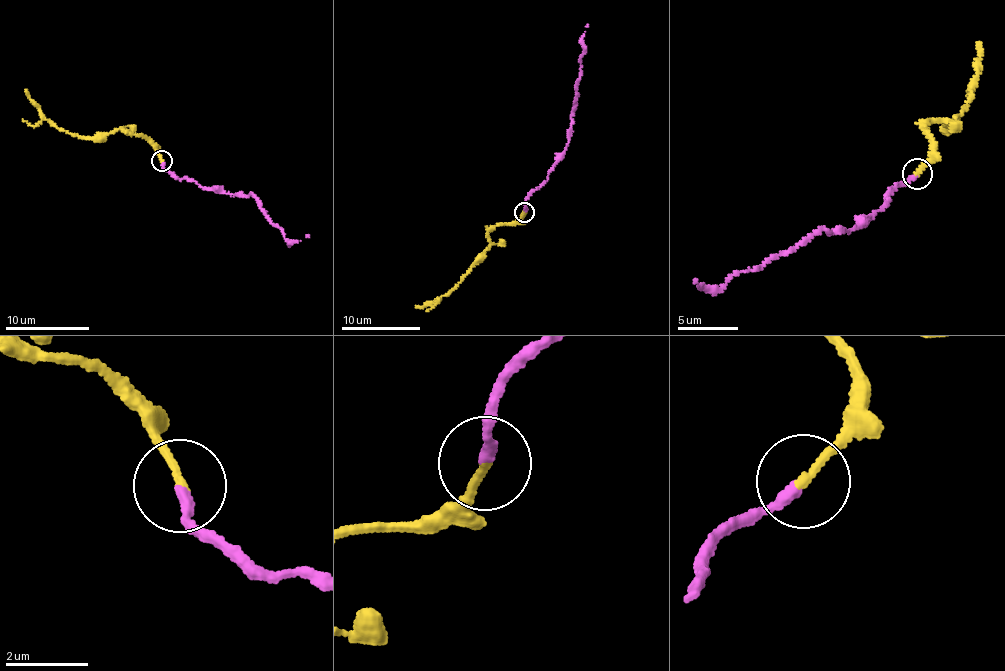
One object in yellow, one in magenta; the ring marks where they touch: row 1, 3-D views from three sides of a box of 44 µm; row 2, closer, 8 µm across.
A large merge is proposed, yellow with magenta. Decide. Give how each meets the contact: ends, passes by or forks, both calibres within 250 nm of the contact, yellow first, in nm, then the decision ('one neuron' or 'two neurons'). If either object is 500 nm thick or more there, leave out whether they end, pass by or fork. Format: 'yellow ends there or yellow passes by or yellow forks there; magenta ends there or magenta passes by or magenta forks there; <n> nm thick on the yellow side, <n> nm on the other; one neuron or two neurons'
yellow ends there; magenta ends there; 200 nm thick on the yellow side, 280 nm on the other; one neuron

